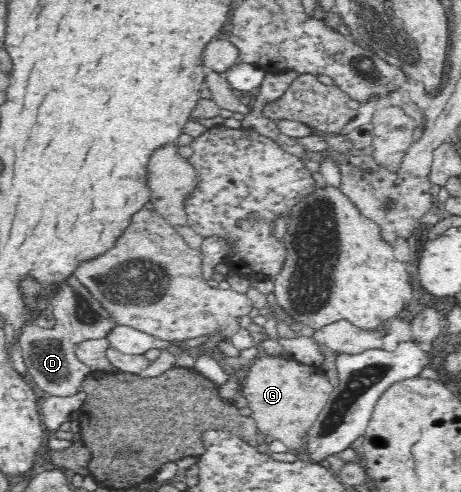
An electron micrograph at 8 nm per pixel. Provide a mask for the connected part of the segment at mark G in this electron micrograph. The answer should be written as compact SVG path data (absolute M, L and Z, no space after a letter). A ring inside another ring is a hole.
M274 355L255 357L253 364L246 369L243 381L243 398L252 411L250 417L255 420L257 429L276 441L281 441L291 452L301 450L308 431L317 420L334 391L333 385L323 370L314 365L305 365L293 357L283 358Z

